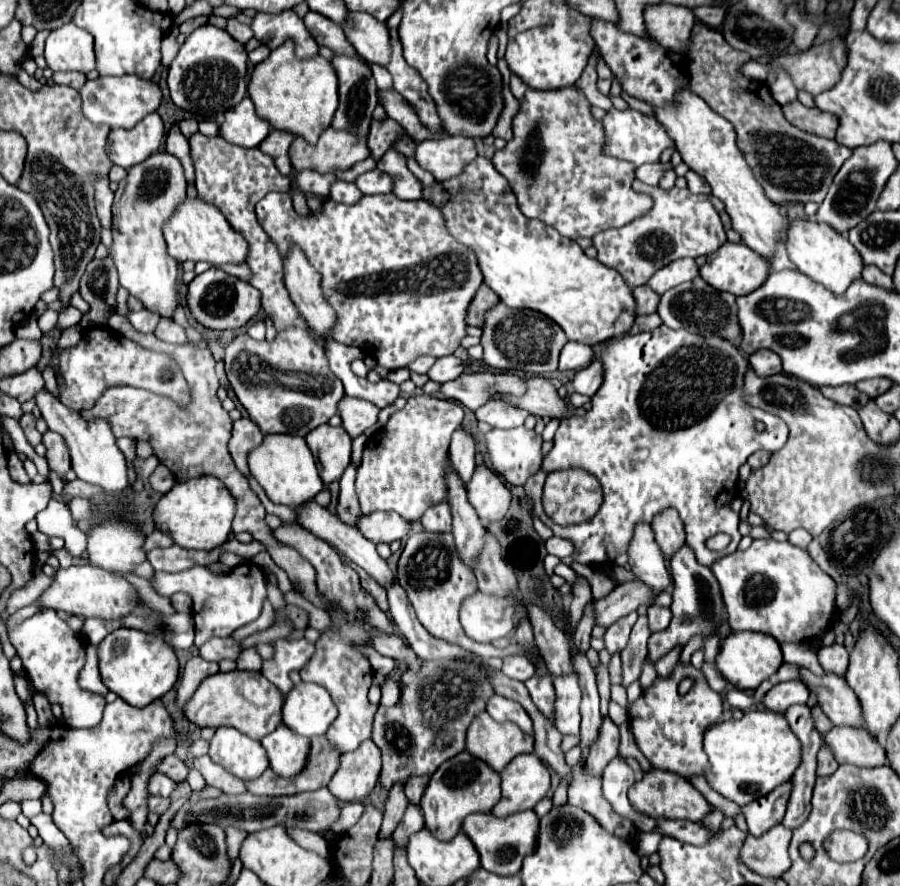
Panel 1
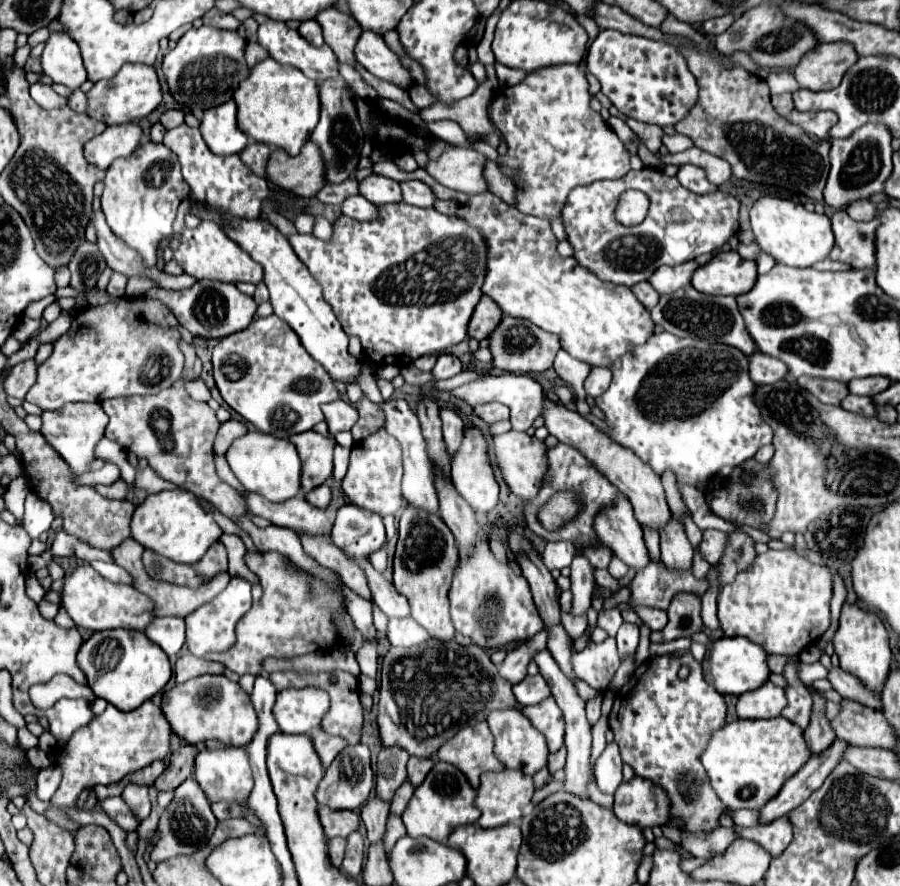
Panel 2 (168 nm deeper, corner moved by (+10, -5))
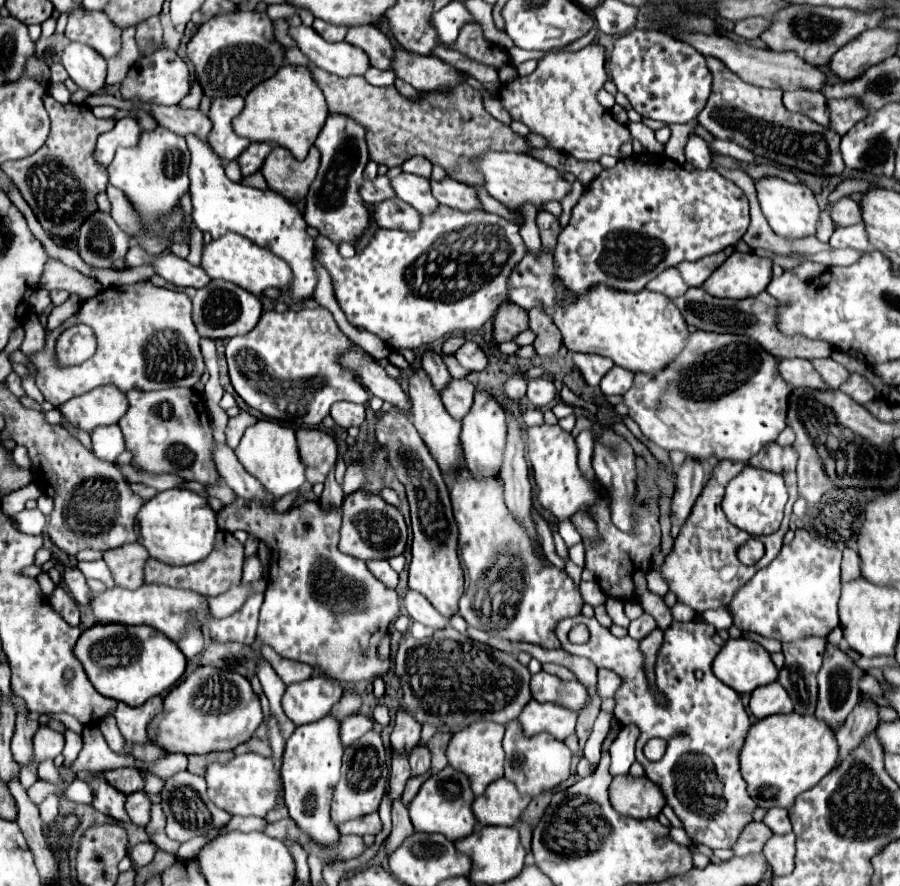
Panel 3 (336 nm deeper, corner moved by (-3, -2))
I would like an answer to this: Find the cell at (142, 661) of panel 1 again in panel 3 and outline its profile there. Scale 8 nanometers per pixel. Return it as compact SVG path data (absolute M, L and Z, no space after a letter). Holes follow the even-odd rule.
M96 624L80 636L76 656L102 696L126 702L128 706L140 706L148 698L162 694L174 686L186 670L186 658L180 648L168 636L148 626L128 628L124 624Z

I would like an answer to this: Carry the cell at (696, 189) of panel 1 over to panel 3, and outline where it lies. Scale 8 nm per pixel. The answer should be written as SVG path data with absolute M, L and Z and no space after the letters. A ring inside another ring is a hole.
M690 136L686 148L684 148L684 154L686 154L686 162L696 168L696 170L710 170L710 162L712 162L712 154L708 150L708 144L698 138L698 136Z

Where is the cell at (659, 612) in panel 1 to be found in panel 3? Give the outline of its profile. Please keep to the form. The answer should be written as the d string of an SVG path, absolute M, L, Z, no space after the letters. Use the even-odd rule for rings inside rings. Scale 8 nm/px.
M676 604L674 608L672 608L672 618L674 618L674 622L690 622L692 618L694 618L694 610L692 608L688 608L686 604Z

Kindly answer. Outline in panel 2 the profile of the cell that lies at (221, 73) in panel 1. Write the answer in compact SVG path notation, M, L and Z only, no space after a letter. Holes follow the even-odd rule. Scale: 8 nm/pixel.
M213 27L189 29L163 59L163 75L167 77L169 93L181 107L195 113L199 119L205 109L217 107L233 99L235 89L249 75L249 65L245 63L247 41L237 35L237 31L223 31Z

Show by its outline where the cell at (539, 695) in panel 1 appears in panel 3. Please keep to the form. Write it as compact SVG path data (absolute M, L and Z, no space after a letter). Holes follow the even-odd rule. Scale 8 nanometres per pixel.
M538 672L530 680L532 698L538 702L558 702L572 710L582 710L588 704L588 690L574 682L564 682L558 676L552 676L548 672Z

